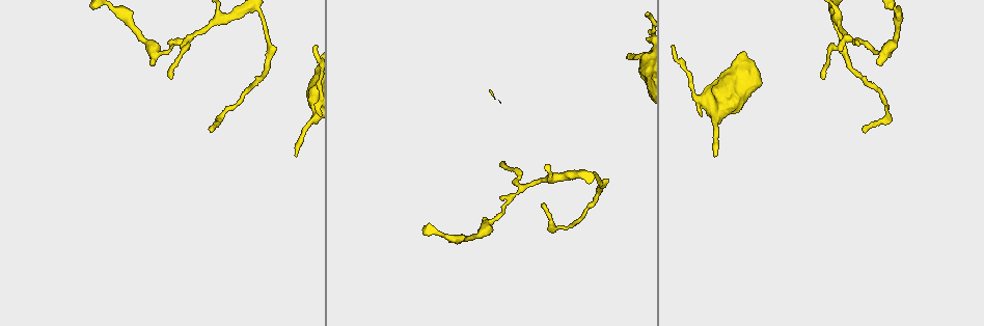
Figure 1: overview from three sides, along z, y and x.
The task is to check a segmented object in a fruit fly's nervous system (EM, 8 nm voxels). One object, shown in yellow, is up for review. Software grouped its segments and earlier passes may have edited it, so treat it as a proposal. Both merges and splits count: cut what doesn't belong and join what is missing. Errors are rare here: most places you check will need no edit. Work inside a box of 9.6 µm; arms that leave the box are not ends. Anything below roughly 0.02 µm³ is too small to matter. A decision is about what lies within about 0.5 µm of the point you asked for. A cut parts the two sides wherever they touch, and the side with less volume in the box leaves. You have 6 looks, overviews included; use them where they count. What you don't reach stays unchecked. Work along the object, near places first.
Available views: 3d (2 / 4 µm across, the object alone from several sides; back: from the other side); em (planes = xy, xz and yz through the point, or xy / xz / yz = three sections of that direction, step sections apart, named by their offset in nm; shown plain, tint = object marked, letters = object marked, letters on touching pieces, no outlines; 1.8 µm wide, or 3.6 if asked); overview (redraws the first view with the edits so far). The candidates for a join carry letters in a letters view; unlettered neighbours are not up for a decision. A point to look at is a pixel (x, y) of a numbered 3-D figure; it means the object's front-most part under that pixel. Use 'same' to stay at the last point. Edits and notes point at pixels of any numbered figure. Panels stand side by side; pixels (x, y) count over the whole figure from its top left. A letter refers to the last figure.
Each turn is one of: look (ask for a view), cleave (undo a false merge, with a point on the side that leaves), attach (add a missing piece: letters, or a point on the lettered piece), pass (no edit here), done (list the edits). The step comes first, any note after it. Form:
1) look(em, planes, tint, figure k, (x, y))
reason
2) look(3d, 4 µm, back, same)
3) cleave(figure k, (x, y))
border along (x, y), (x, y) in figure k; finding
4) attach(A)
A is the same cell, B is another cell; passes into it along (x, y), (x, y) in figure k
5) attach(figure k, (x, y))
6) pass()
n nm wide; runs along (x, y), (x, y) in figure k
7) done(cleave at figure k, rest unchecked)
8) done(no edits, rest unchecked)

look(3d, 2 µm, figure 1, (716, 156))
thin end

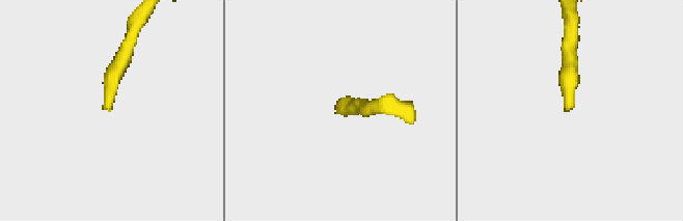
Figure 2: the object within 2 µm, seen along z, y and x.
look(em, planes, letters, figure 2, (106, 108))

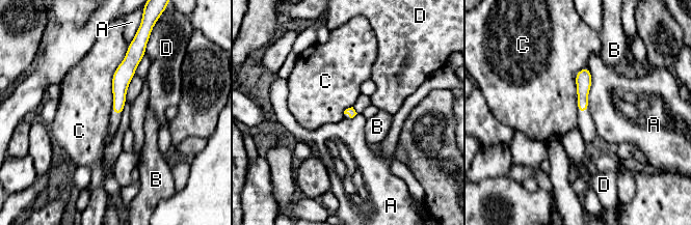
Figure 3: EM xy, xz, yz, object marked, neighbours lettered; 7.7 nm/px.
pass()
C touches over 550 nm; A, B, C and D are other cells; border along (129, 45), (112, 77), (110, 112) in figure 3; no lettered piece goes on from it

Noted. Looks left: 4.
look(em, planes, letters, figure 1, (866, 131))
tapers out

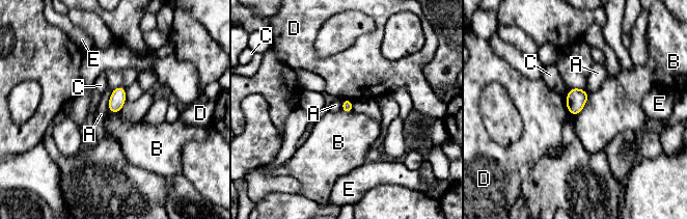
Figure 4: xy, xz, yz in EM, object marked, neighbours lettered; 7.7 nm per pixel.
pass()
80 nm wide; B touches over 200 nm; A, B, C, D and E are other cells; no lettered piece goes on from it

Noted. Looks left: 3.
look(3d, 2 µm, figure 1, (259, 13))
sharp bend

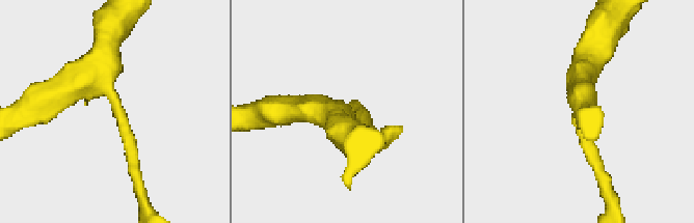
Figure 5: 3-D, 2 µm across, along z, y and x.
look(em, planes, tint, figure 5, (117, 109))

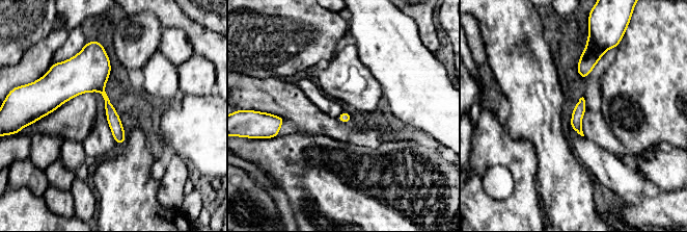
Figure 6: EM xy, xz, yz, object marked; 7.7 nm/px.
look(em, planes, letters, same)

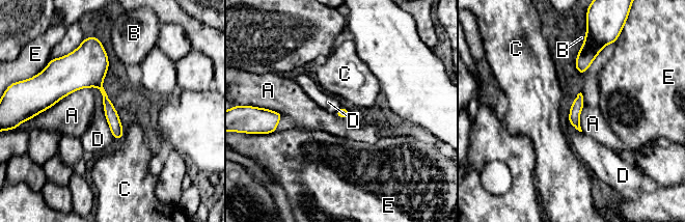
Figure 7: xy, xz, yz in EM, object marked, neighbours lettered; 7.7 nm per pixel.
pass()
90 nm wide; A, B, C, D and E are other cells; border along (93, 85), (113, 138) in figure 7; continuous, no second neuron

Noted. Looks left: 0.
done(no edits, rest unchecked)

